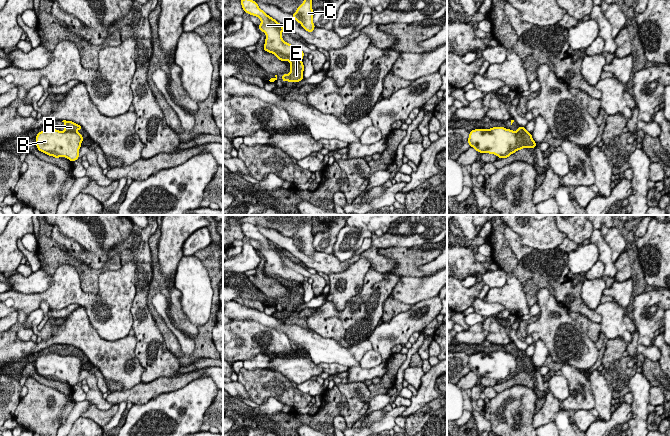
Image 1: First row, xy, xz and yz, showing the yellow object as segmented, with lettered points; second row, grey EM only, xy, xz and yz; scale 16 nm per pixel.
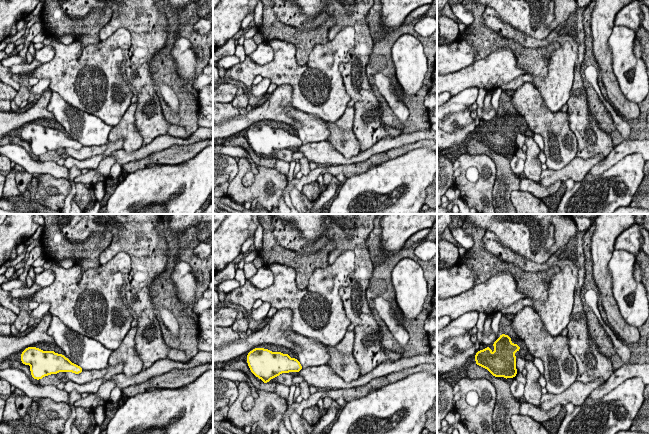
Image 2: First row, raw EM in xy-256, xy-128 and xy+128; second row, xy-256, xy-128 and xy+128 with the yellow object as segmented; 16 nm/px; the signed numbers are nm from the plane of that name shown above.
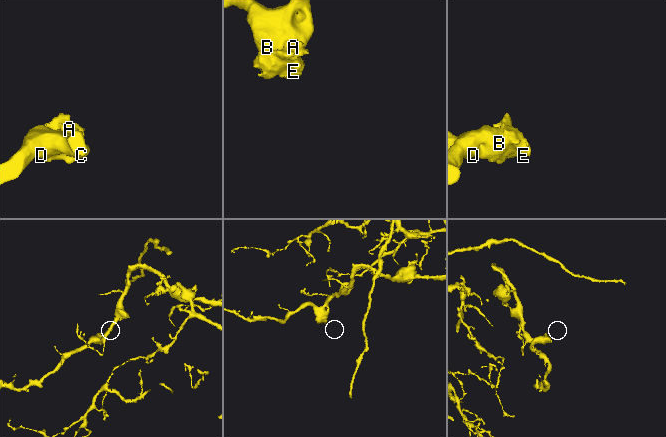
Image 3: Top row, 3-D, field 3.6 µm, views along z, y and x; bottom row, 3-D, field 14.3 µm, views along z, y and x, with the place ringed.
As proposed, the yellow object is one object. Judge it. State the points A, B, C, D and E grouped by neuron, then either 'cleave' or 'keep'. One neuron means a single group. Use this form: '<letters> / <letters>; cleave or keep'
A E / B C D; cleave

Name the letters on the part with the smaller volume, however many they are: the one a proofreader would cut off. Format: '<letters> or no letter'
A, E

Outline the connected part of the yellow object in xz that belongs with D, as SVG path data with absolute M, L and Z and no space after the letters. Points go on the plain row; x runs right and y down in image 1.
M243 222L241 223L241 229L244 236L256 240L261 244L261 248L258 252L266 259L264 275L267 275L268 277L279 275L287 280L294 280L297 282L304 281L304 276L302 274L283 264L281 257L286 255L282 248L278 247L275 243L261 234L255 225Z

